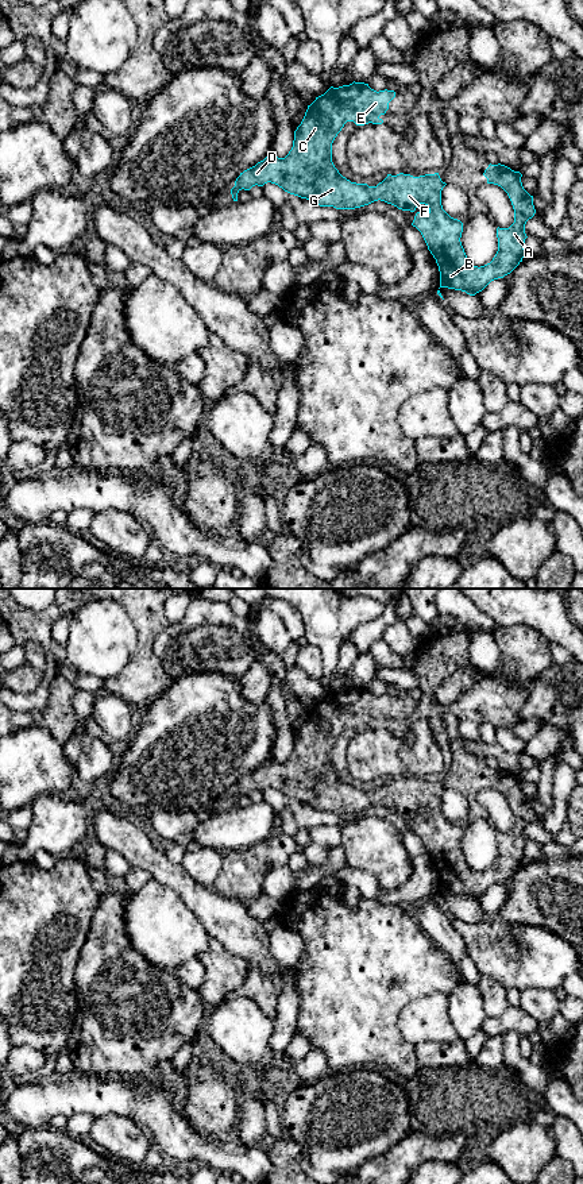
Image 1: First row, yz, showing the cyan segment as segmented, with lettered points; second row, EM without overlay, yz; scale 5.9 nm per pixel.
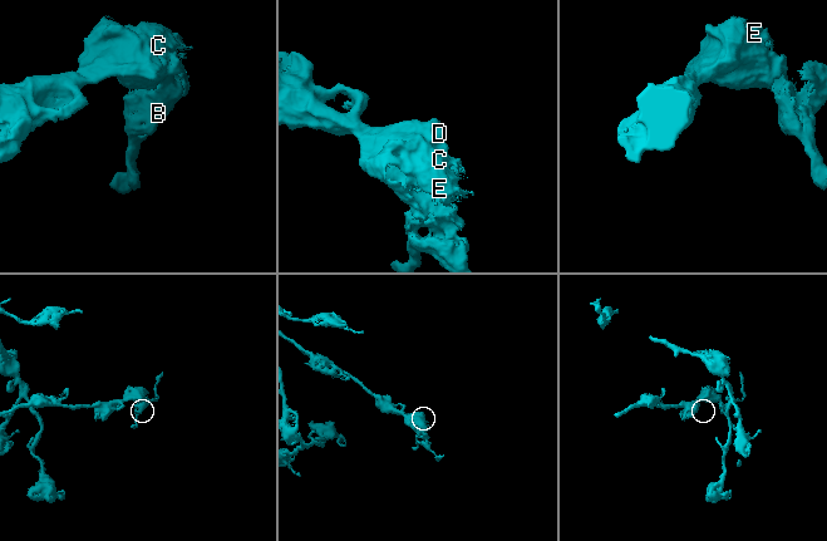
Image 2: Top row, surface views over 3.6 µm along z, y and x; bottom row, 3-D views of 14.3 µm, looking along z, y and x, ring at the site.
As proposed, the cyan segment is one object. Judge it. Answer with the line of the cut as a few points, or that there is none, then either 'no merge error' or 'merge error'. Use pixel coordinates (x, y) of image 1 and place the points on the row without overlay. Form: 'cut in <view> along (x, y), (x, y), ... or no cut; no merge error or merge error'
no cut; no merge error

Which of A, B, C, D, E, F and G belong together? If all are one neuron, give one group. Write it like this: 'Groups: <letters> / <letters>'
Groups: A B C D E F G

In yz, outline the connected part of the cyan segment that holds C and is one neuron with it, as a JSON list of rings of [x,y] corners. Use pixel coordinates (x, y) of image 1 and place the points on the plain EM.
[[[354,686],[339,693],[331,691],[308,710],[301,729],[294,736],[293,752],[289,759],[285,763],[278,763],[271,756],[263,765],[240,778],[235,791],[231,794],[232,803],[238,806],[238,798],[242,794],[250,795],[255,790],[263,791],[271,787],[290,799],[312,806],[314,810],[333,811],[336,814],[355,814],[381,805],[398,814],[414,817],[420,809],[425,809],[429,813],[429,818],[424,821],[421,817],[417,817],[412,830],[421,837],[428,855],[436,864],[440,876],[440,892],[462,895],[475,900],[491,886],[510,879],[526,860],[524,855],[524,848],[528,842],[525,829],[536,818],[533,801],[524,794],[520,776],[514,776],[501,768],[489,770],[483,780],[487,783],[487,788],[498,790],[507,798],[514,814],[514,828],[509,833],[497,833],[498,856],[490,868],[478,872],[468,865],[462,851],[463,828],[451,822],[443,814],[441,795],[447,788],[441,786],[439,778],[420,782],[404,778],[397,780],[387,779],[377,791],[351,787],[343,782],[332,767],[332,748],[335,743],[347,726],[354,726],[356,730],[382,729],[383,725],[379,721],[386,718],[389,707],[394,702],[394,695],[377,697],[364,687]]]

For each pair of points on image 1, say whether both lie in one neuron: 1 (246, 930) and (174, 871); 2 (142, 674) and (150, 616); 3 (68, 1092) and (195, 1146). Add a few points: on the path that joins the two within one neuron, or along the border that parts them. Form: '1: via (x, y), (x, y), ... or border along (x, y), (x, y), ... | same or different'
1: via (227, 921), (190, 890) | same
2: via (143, 659), (147, 631) | same
3: via (99, 1098), (146, 1102), (163, 1119) | same

